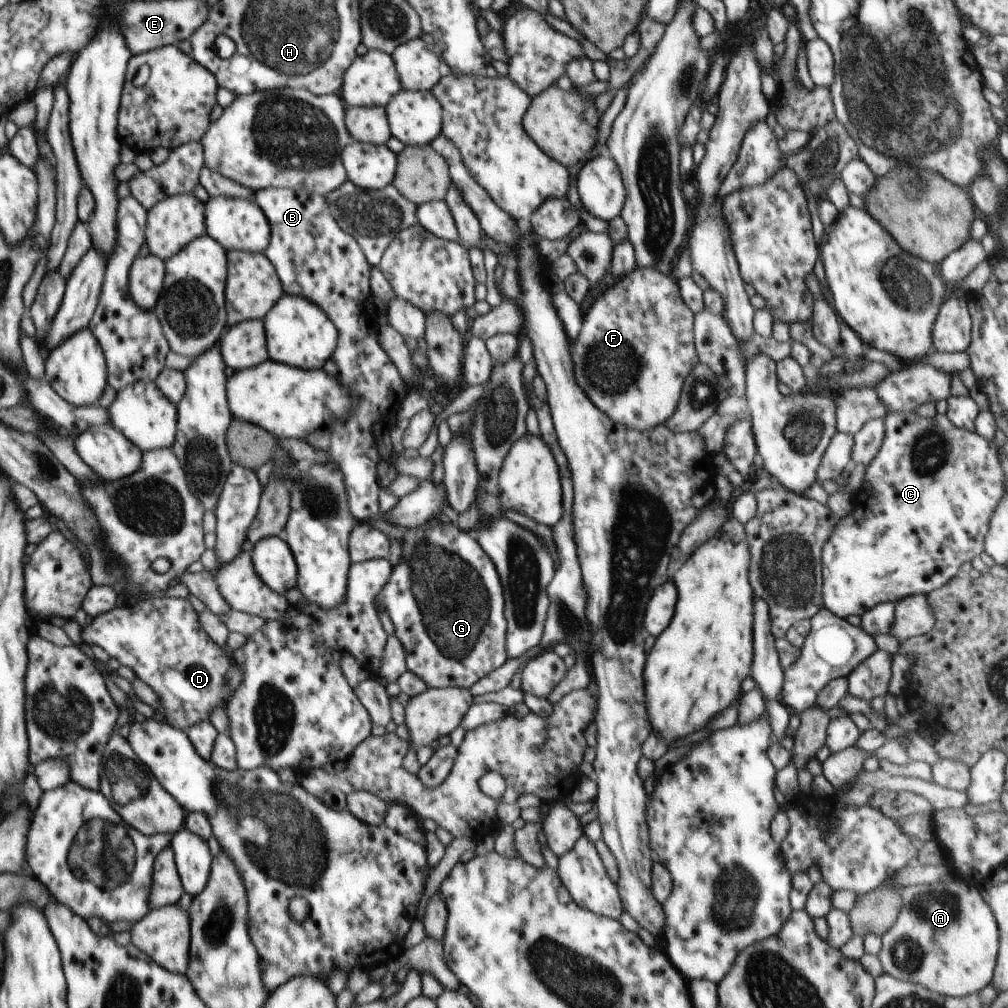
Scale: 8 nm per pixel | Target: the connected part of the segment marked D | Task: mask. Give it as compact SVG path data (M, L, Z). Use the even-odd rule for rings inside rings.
M188 596L171 598L150 598L138 602L127 602L123 608L114 607L98 615L86 628L81 627L84 644L96 644L112 658L131 668L137 678L150 685L161 702L159 710L165 715L166 723L186 732L193 724L208 719L216 705L224 705L231 694L226 692L226 672L233 664L230 651L219 647L200 624L199 614L194 610Z

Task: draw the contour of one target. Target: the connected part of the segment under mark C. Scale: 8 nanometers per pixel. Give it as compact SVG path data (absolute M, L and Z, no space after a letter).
M915 412L887 413L884 422L885 435L880 450L874 460L866 467L862 487L851 495L852 512L837 522L834 532L831 533L821 552L823 568L822 602L824 608L843 619L854 615L861 617L867 610L873 609L876 605L882 603L895 603L912 595L930 594L933 590L939 589L948 583L951 578L961 574L960 566L964 562L970 562L972 558L980 556L985 551L985 538L989 533L988 529L992 515L1001 498L1006 494L1000 454L994 440L989 441L974 431L958 428L948 420L946 415L939 413L933 417L921 417Z

